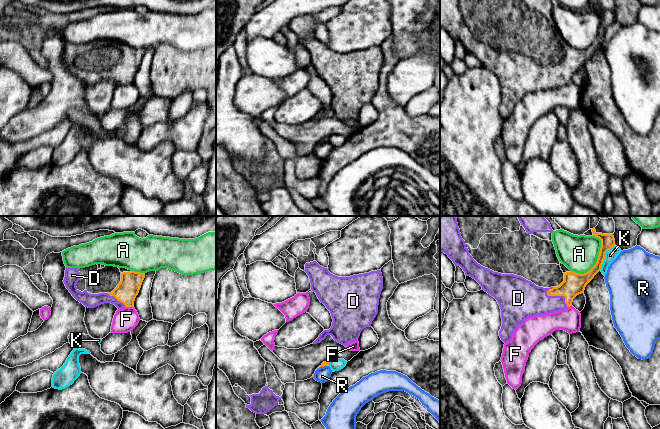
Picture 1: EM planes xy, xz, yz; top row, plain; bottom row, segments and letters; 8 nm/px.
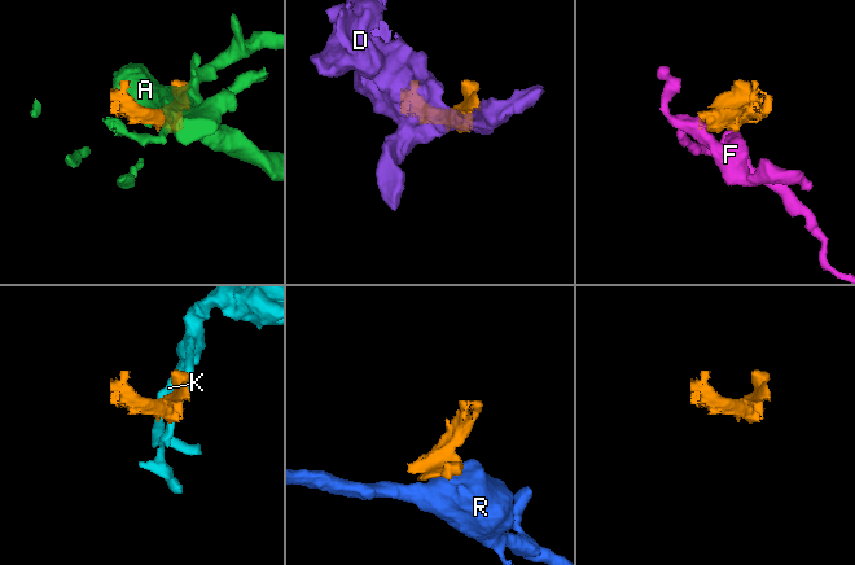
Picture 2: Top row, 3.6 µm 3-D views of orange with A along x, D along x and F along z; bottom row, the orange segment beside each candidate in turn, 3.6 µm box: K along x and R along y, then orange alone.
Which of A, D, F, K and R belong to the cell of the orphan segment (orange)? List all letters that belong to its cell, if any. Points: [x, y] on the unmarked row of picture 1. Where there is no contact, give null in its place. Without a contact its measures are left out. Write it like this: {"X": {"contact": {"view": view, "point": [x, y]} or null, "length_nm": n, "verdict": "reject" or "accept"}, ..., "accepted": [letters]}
{"A": {"contact": {"view": "yz", "point": [596, 38]}, "length_nm": 360, "verdict": "reject"}, "D": {"contact": {"view": "yz", "point": [559, 71]}, "length_nm": 220, "verdict": "accept"}, "F": {"contact": {"view": "xy", "point": [129, 82]}, "length_nm": 60, "verdict": "reject"}, "K": {"contact": {"view": "yz", "point": [604, 33]}, "length_nm": 240, "verdict": "reject"}, "R": {"contact": {"view": "xz", "point": [322, 142]}, "length_nm": 110, "verdict": "reject"}, "accepted": ["D"]}

